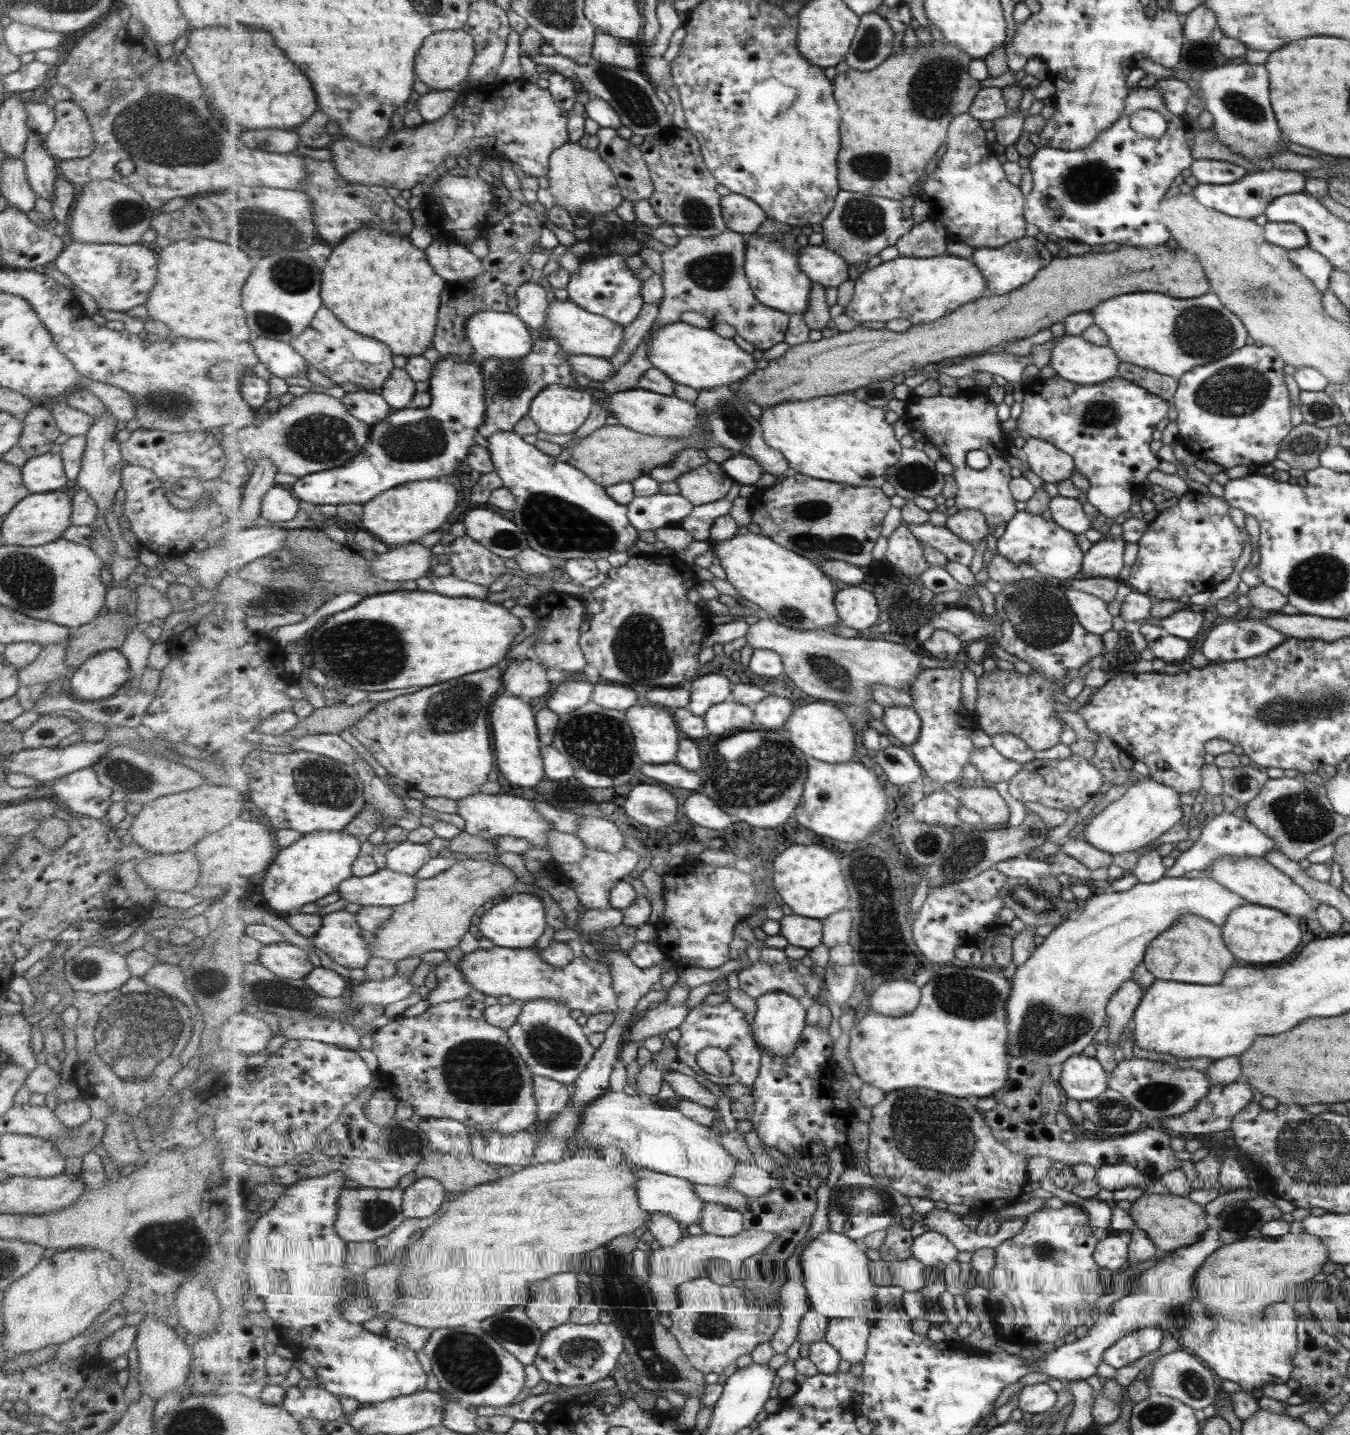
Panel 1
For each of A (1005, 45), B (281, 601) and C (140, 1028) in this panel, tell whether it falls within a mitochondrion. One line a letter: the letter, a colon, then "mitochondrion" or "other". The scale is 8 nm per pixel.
A: other
B: mitochondrion
C: mitochondrion

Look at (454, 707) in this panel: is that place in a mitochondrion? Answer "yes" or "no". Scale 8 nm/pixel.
yes

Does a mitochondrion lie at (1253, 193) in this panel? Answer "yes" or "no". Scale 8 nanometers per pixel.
no

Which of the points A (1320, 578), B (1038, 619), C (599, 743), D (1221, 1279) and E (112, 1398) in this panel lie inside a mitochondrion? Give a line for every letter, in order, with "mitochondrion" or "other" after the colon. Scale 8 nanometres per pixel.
A: mitochondrion
B: mitochondrion
C: mitochondrion
D: other
E: other

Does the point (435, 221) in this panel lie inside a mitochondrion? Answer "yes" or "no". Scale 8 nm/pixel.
no

